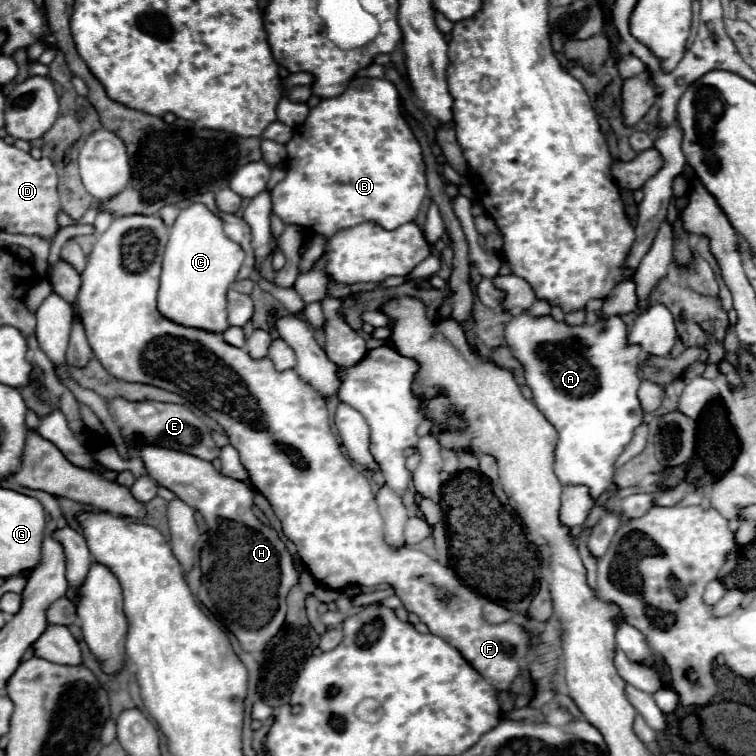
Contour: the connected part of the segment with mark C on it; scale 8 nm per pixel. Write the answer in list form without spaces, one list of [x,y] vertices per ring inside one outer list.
[[[196,202],[180,210],[170,228],[170,240],[162,262],[158,294],[158,308],[162,316],[176,320],[176,324],[224,332],[230,326],[226,320],[226,292],[236,280],[242,260],[242,248],[224,234],[224,222],[204,204]]]

